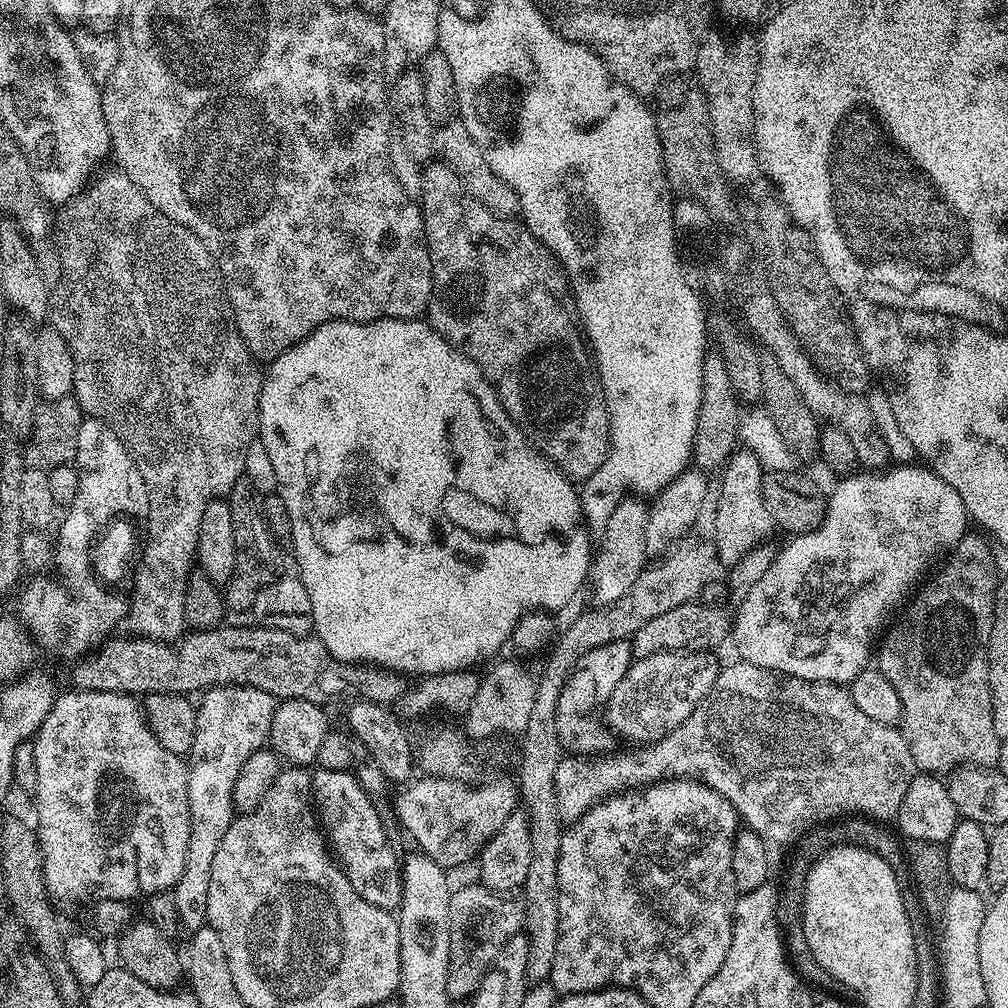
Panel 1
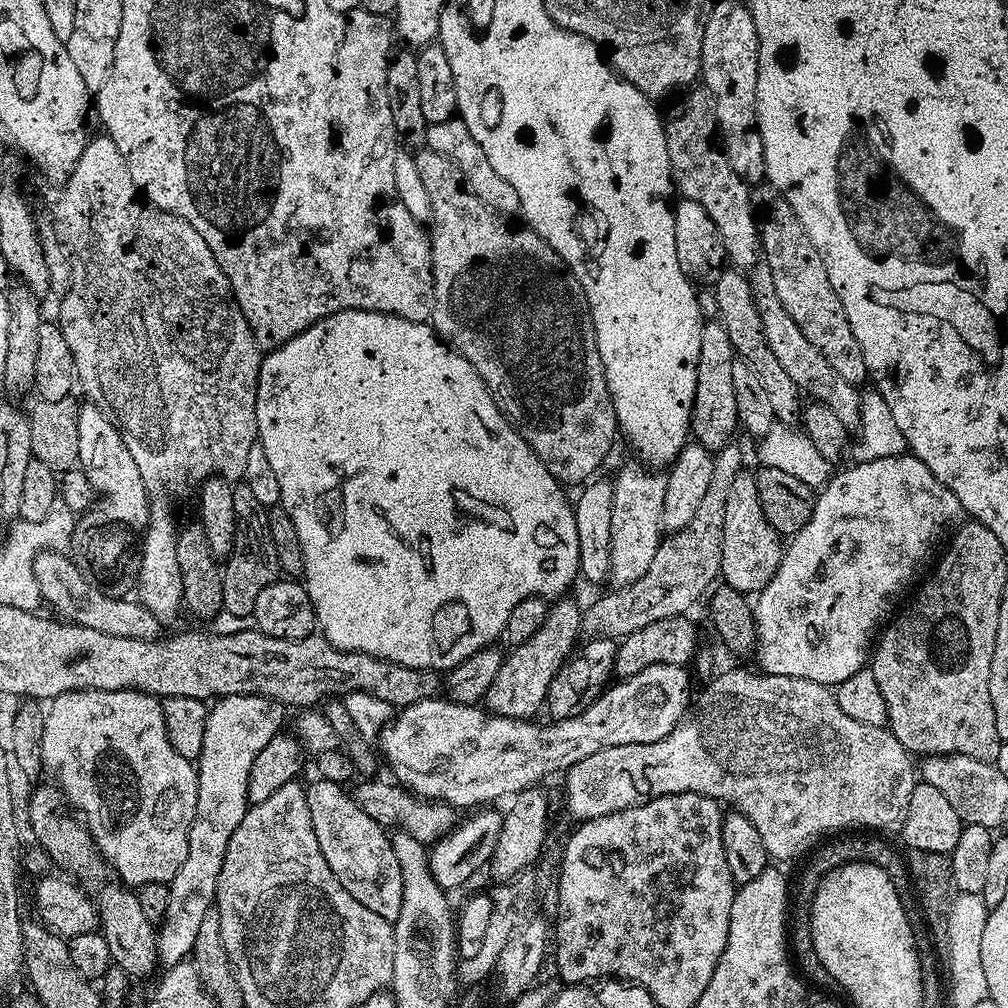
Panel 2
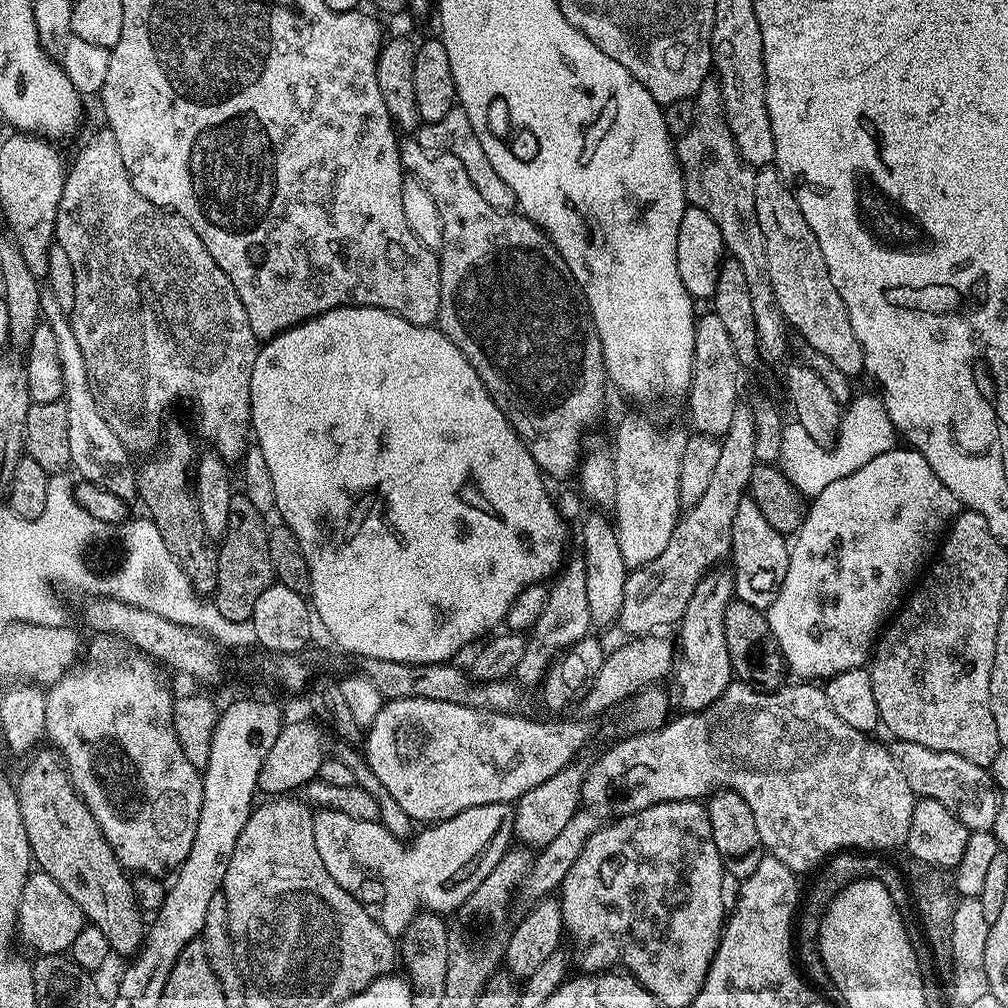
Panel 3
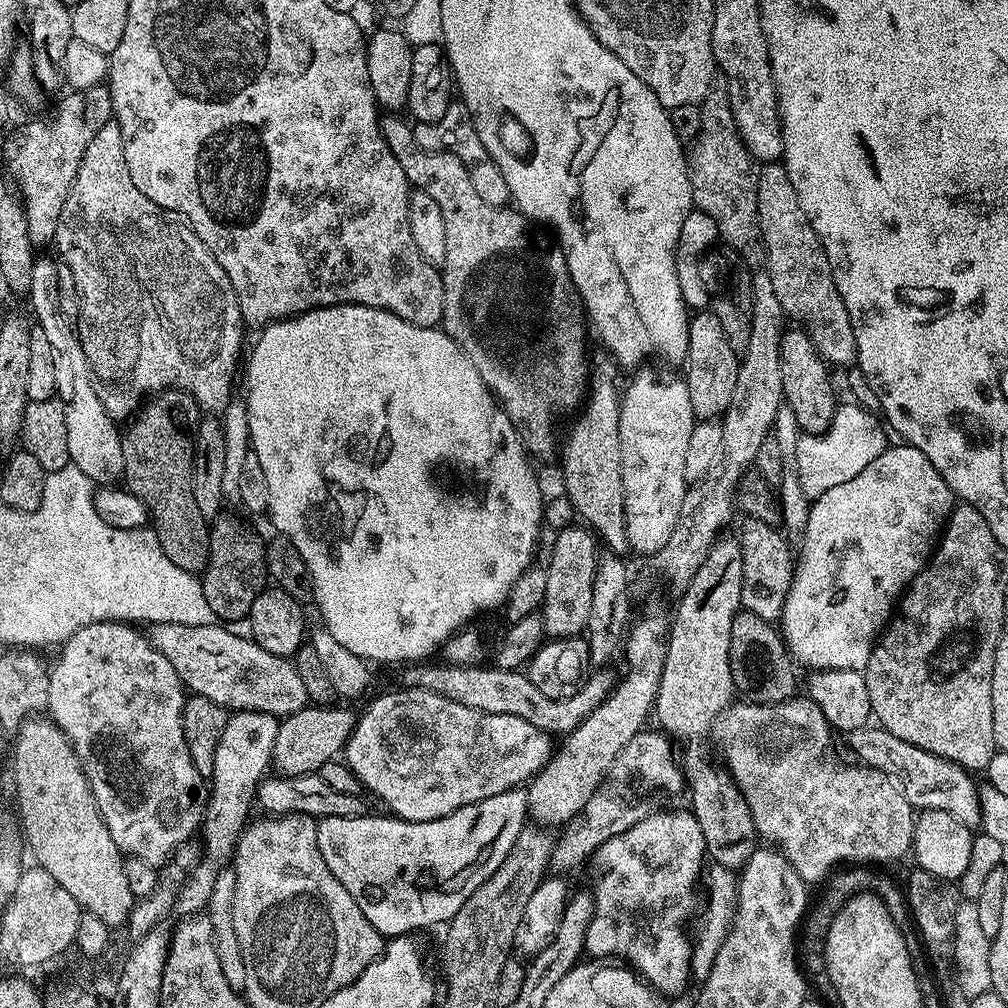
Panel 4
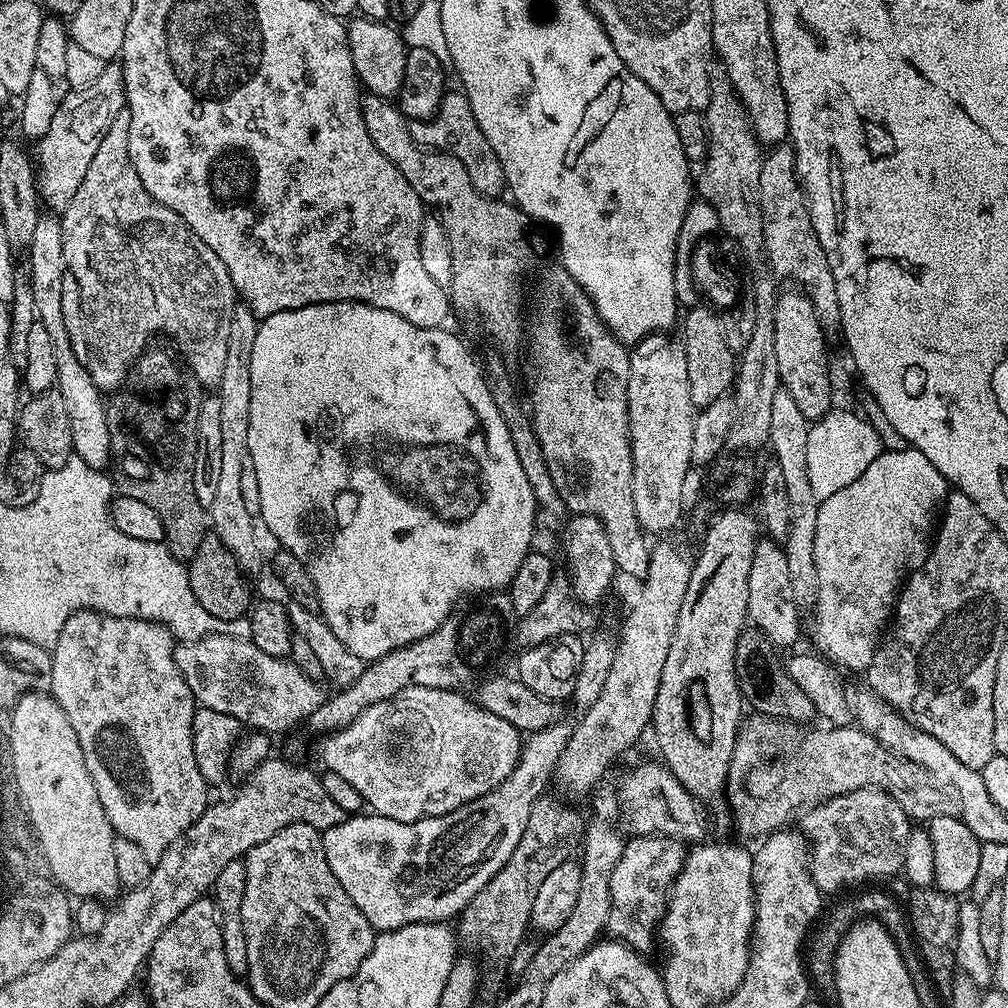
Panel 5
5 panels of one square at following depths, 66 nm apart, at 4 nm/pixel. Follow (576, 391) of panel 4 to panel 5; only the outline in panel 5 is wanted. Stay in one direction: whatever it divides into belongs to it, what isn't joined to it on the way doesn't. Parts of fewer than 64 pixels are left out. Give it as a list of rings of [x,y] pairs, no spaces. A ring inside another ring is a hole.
[[[371,94],[363,97],[360,109],[364,115],[364,125],[374,138],[374,144],[414,186],[414,190],[420,195],[429,209],[438,210],[440,221],[444,224],[446,234],[450,238],[450,254],[454,258],[454,278],[450,289],[450,308],[456,312],[468,324],[477,324],[494,343],[500,348],[521,347],[522,337],[526,332],[526,320],[522,315],[522,309],[526,304],[526,292],[524,296],[524,275],[532,268],[532,248],[528,245],[528,224],[530,218],[516,207],[515,203],[507,202],[500,198],[483,196],[470,182],[470,174],[466,174],[466,166],[458,162],[449,152],[429,150],[416,143],[410,134],[407,116],[391,99]]]

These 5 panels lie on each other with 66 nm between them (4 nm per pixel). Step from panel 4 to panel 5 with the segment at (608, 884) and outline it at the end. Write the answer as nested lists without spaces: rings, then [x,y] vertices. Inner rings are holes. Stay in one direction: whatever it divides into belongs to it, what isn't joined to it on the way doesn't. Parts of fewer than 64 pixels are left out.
[[[633,835],[625,839],[622,858],[618,858],[614,872],[610,874],[610,918],[606,932],[611,939],[619,940],[622,944],[629,944],[635,952],[641,954],[648,954],[652,947],[657,947],[660,919],[668,906],[668,894],[676,876],[682,870],[685,855],[685,841],[674,837]]]

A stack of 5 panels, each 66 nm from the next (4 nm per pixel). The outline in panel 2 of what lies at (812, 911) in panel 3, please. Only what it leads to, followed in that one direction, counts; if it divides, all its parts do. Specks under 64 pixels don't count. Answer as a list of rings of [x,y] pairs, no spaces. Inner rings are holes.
[[[840,834],[835,838],[828,838],[823,841],[811,853],[808,865],[804,868],[804,873],[800,876],[800,885],[795,885],[794,895],[790,900],[790,911],[786,921],[787,935],[790,937],[790,952],[794,957],[795,963],[800,963],[799,971],[803,973],[809,981],[813,980],[816,984],[829,983],[828,971],[820,967],[818,962],[818,954],[814,950],[814,942],[812,941],[812,895],[816,892],[816,885],[821,879],[828,875],[834,868],[841,868],[844,864],[849,864],[852,860],[861,860],[862,862],[870,862],[874,866],[884,868],[886,874],[890,874],[890,882],[894,882],[894,886],[898,890],[898,898],[902,902],[902,906],[908,915],[908,921],[912,927],[912,931],[920,934],[925,931],[926,923],[923,915],[918,911],[917,897],[914,895],[912,881],[909,879],[909,870],[903,855],[896,853],[880,834]]]

